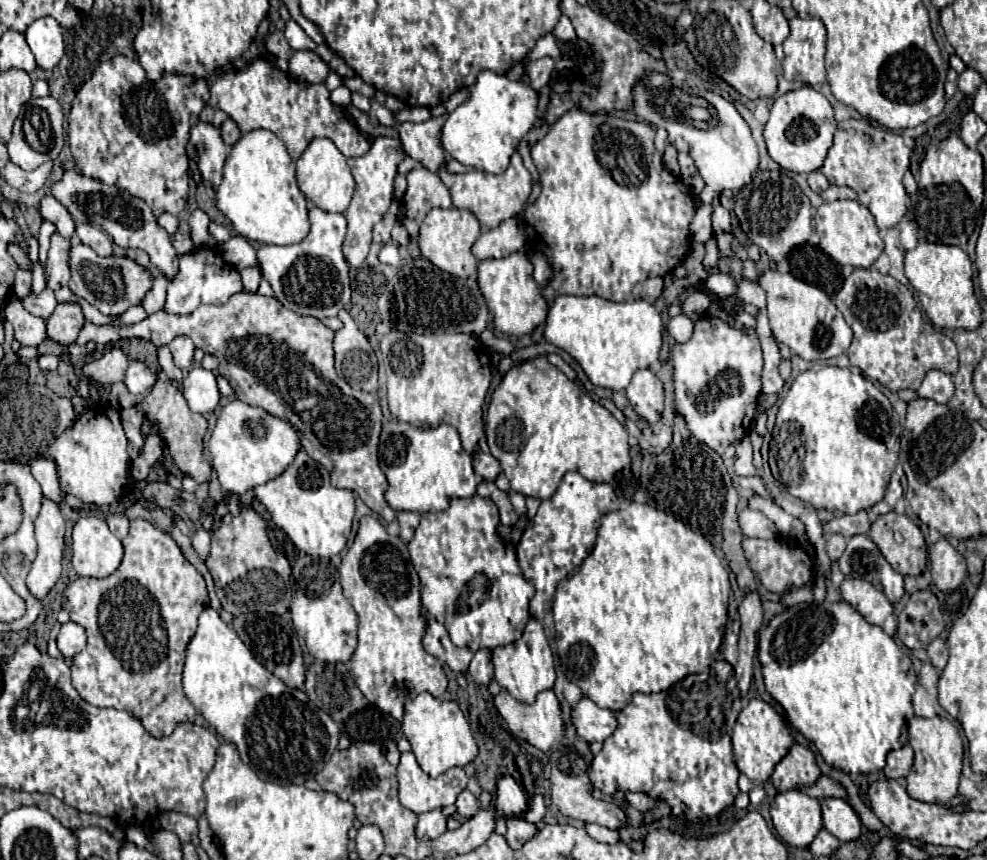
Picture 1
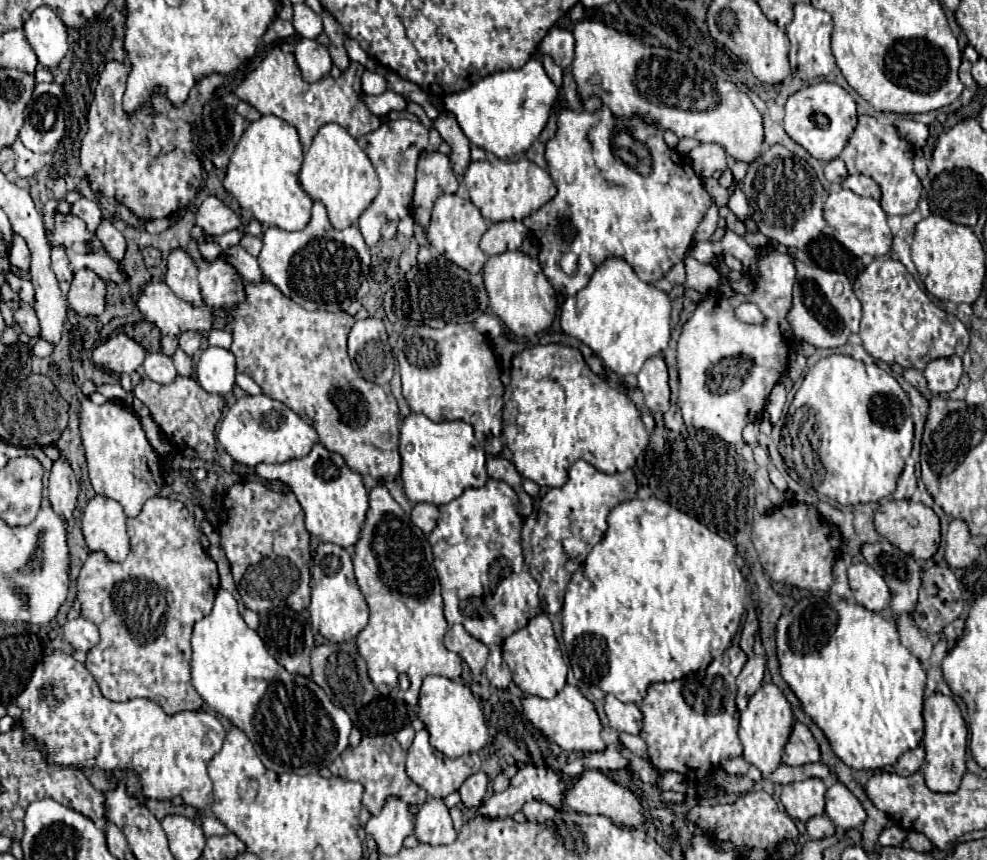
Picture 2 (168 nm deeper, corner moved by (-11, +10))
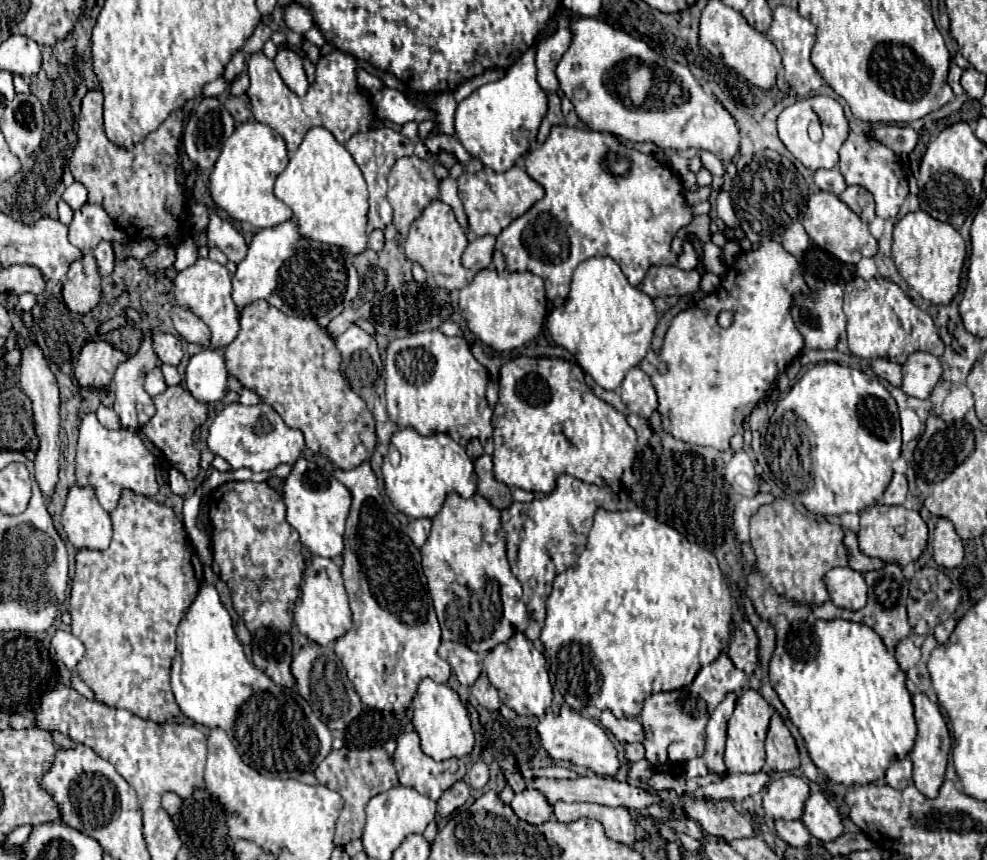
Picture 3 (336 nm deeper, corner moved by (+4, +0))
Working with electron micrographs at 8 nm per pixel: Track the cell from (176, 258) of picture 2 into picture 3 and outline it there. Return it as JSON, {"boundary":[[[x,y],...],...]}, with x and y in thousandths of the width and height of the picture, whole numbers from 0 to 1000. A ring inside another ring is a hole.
{"boundary":[[[176,356],[174,360],[174,372],[182,391],[186,391],[190,398],[203,400],[205,405],[213,405],[213,386],[211,379],[197,367],[193,360],[184,360],[182,356]]]}

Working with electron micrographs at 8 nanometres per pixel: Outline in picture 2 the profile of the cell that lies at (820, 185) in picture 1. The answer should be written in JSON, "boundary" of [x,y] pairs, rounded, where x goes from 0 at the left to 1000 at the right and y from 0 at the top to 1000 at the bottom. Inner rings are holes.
{"boundary":[[[846,184],[846,186],[842,186],[842,188],[836,188],[836,207],[838,207],[844,216],[850,216],[856,205],[858,205],[858,195],[856,195],[856,191],[854,191],[850,184]]]}

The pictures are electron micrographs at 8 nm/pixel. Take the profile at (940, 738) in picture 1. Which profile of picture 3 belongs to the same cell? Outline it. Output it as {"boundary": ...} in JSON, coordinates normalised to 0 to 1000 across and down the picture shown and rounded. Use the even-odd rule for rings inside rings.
{"boundary":[[[934,805],[926,807],[924,819],[926,819],[926,835],[928,835],[928,842],[930,842],[928,865],[922,874],[922,884],[926,888],[926,912],[936,926],[948,928],[950,919],[956,909],[956,898],[958,898],[958,886],[960,886],[960,874],[963,874],[960,844],[958,844],[954,830],[952,830],[950,819],[942,816],[938,807],[934,807]]]}

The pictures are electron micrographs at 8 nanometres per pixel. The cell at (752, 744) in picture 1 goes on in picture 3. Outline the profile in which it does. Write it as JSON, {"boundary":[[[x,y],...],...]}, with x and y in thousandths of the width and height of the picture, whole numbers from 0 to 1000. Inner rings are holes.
{"boundary":[[[756,802],[752,809],[746,814],[746,823],[742,835],[738,837],[738,858],[736,858],[736,893],[738,900],[764,900],[770,898],[774,891],[774,858],[778,851],[778,840],[782,833],[780,819],[772,812],[770,805],[766,802]]]}

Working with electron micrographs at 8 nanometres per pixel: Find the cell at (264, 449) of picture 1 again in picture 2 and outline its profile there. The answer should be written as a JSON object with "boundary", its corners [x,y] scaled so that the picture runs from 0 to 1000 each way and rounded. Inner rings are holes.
{"boundary":[[[248,458],[232,474],[230,484],[224,491],[220,509],[238,537],[258,544],[264,537],[287,540],[293,535],[309,533],[315,519],[321,514],[321,502],[313,491],[309,491],[305,484],[293,477],[287,467],[275,465],[266,458],[264,460]]]}

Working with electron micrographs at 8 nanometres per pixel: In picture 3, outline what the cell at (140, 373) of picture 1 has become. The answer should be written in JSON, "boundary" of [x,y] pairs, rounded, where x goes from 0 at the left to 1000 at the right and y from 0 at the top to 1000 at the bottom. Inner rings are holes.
{"boundary":[[[156,428],[154,433],[148,435],[148,444],[146,444],[146,451],[152,460],[158,460],[162,456],[168,453],[168,444],[166,444],[166,437],[164,437],[164,430],[162,428]]]}

